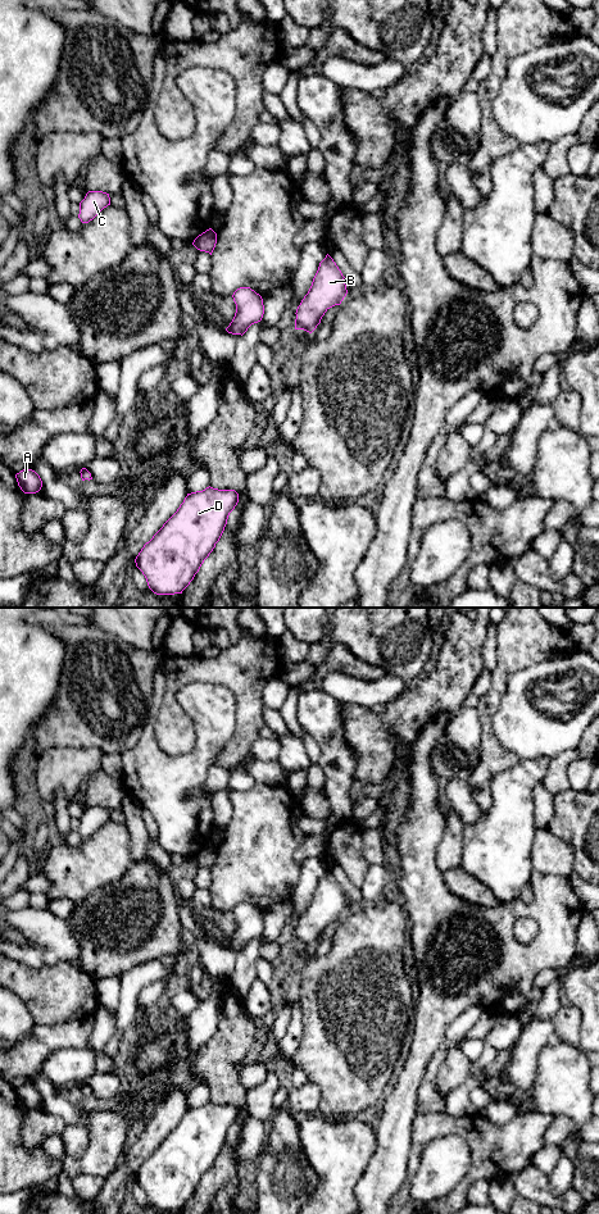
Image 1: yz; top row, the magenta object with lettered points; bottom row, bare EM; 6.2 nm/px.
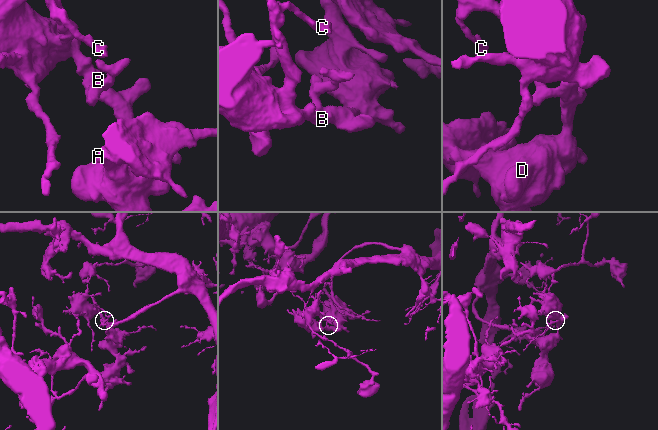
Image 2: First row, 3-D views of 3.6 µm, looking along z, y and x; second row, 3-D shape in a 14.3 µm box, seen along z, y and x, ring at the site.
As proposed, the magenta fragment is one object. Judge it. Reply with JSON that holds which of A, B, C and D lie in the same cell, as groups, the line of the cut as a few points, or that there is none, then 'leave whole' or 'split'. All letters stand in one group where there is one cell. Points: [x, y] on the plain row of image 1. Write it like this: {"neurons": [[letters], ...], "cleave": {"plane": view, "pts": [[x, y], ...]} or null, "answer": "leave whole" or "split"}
{"neurons": [["A", "B", "C", "D"]], "cleave": null, "answer": "leave whole"}

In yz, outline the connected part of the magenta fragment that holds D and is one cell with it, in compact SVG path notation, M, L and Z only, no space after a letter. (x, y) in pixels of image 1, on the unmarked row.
M209 1101L203 1106L187 1109L177 1127L144 1160L135 1174L136 1182L142 1187L154 1209L182 1209L215 1163L228 1131L237 1118L239 1109L235 1105L218 1105Z

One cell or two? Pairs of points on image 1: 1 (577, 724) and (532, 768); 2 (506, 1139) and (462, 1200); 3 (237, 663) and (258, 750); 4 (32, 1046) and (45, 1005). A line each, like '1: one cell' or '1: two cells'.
1: two cells
2: one cell
3: two cells
4: two cells

